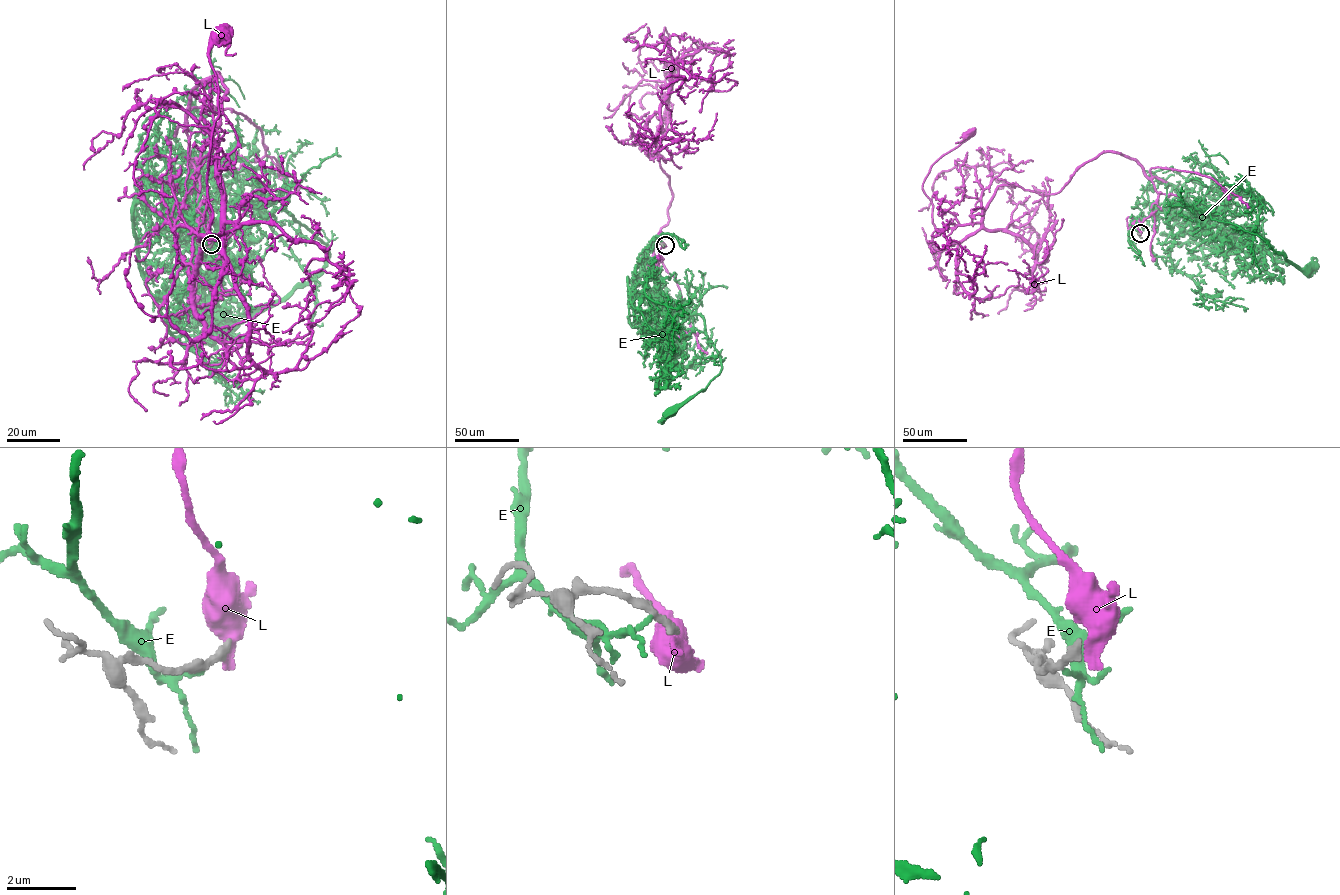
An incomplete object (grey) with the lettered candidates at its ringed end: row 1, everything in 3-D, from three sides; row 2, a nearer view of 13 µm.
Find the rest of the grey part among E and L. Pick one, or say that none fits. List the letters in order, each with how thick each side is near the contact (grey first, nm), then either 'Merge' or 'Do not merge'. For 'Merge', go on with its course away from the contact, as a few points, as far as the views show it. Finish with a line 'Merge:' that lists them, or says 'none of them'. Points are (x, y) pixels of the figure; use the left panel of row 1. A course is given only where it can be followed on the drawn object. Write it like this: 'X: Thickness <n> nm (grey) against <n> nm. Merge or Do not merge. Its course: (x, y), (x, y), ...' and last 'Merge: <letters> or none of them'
E: Thickness 320 nm (grey) against 110 nm. Do not merge
L: Thickness 240 nm (grey) against 440 nm. Do not merge
Merge: none of them

